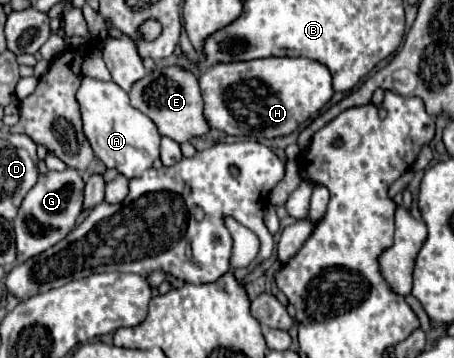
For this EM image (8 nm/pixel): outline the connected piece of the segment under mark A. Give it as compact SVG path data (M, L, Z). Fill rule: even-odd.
M83 77L77 89L77 103L83 115L83 131L95 151L95 155L107 165L115 167L127 179L141 175L159 157L159 131L155 123L131 107L129 95L113 81L99 81Z

